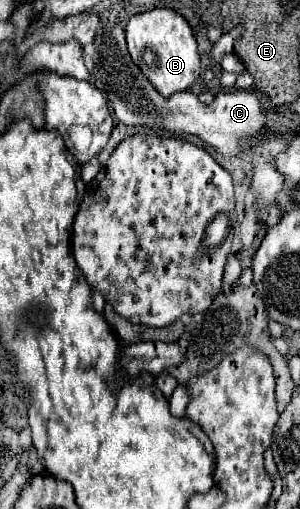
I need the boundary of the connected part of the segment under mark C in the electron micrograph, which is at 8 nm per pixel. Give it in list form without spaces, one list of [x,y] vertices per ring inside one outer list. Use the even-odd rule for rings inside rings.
[[[120,24],[104,26],[94,38],[94,68],[96,76],[102,82],[108,100],[112,102],[114,114],[122,124],[132,126],[150,126],[150,128],[164,128],[168,132],[186,132],[202,138],[210,146],[214,146],[224,156],[236,156],[242,142],[254,144],[256,136],[264,130],[266,124],[266,106],[262,112],[262,100],[256,92],[220,92],[218,104],[204,106],[196,94],[192,92],[178,92],[170,100],[164,100],[150,82],[146,82],[144,74],[134,66],[124,38],[124,28]]]

